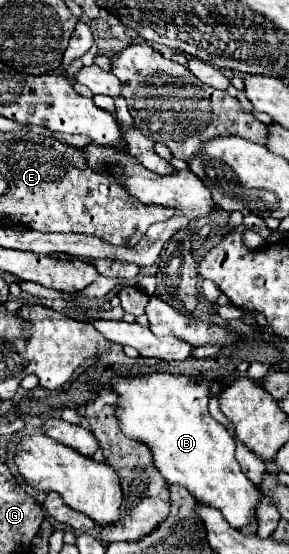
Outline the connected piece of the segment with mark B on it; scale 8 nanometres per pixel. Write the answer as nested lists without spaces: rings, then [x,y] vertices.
[[[157,371],[135,377],[113,377],[111,385],[119,395],[115,411],[119,429],[125,437],[141,441],[151,449],[157,471],[165,481],[183,485],[199,503],[219,509],[227,523],[237,529],[245,527],[249,519],[255,517],[261,493],[241,473],[235,459],[233,435],[207,411],[211,397],[209,381]]]

